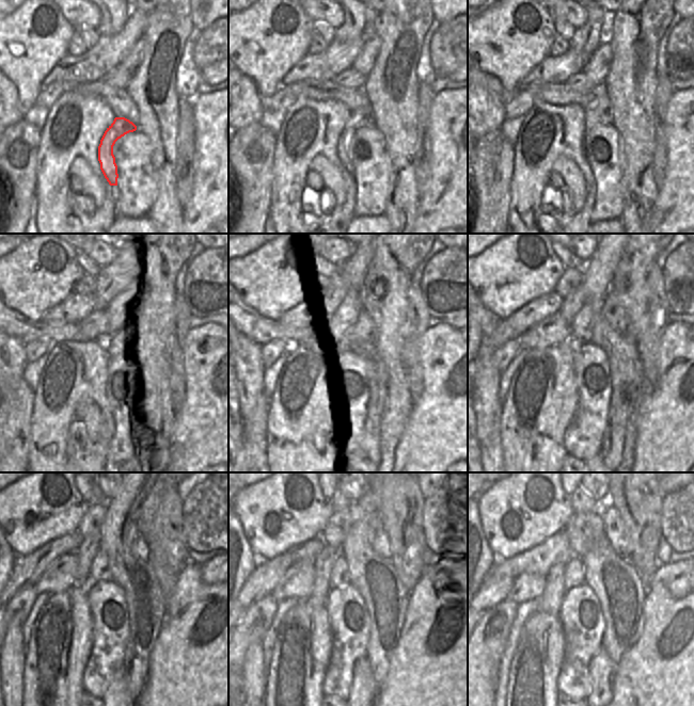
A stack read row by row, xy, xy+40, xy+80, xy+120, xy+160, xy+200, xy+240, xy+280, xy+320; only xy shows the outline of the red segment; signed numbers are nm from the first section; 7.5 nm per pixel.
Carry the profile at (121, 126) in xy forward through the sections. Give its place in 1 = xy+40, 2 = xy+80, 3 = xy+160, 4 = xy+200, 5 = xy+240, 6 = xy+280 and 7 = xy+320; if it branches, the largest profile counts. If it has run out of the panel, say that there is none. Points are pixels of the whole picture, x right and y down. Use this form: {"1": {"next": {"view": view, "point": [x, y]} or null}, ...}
{"1": {"next": {"view": "xy+40", "point": [363, 117]}}, "2": {"next": {"view": "xy+80", "point": [598, 112]}}, "3": {"next": {"view": "xy+160", "point": [363, 337]}}, "4": {"next": {"view": "xy+200", "point": [617, 317]}}, "5": {"next": {"view": "xy+240", "point": [139, 546]}}, "6": {"next": {"view": "xy+280", "point": [378, 538]}}, "7": {"next": {"view": "xy+320", "point": [619, 539]}}}

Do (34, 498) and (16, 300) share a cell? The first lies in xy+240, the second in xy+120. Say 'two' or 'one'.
one

